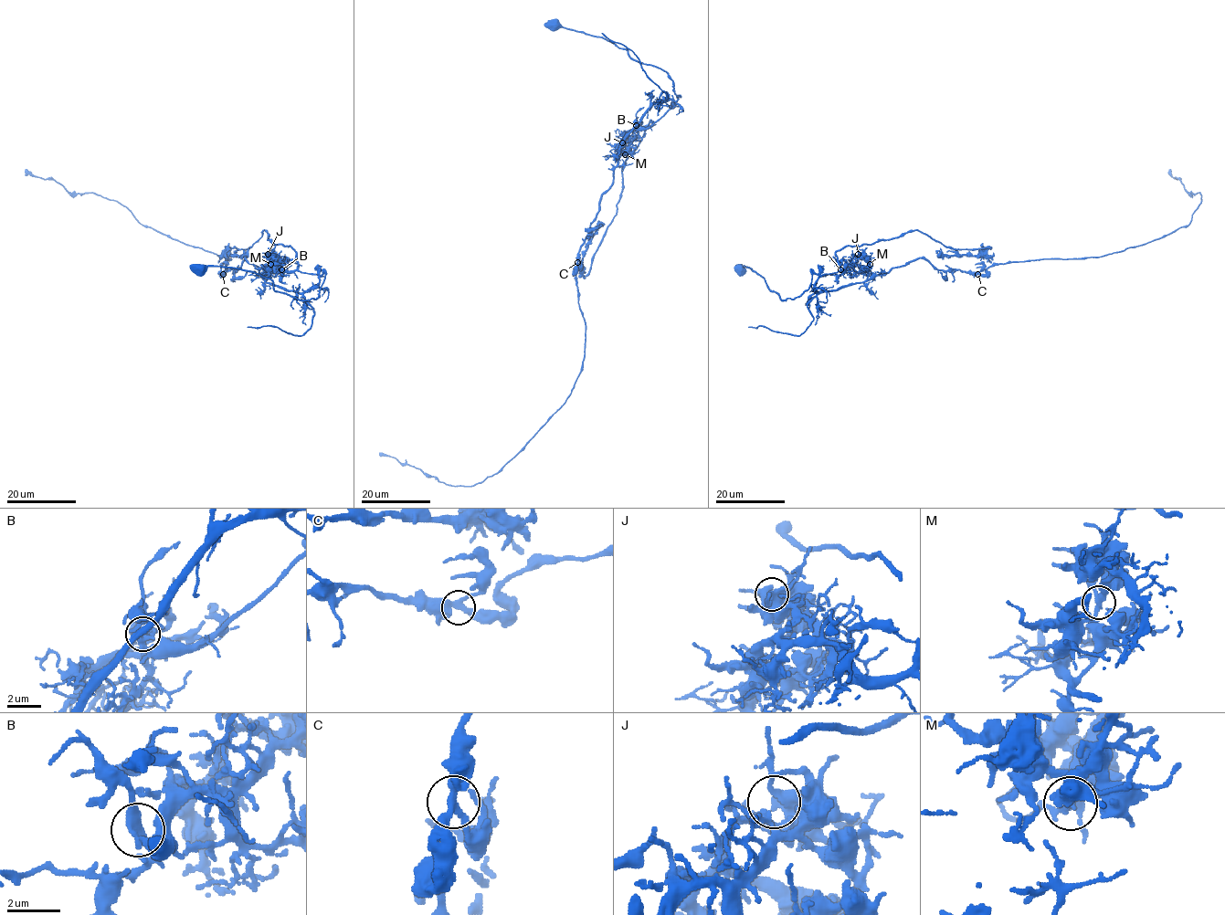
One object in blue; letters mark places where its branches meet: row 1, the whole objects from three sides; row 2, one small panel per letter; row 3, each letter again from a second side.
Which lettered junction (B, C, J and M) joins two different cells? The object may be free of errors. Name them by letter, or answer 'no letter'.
M

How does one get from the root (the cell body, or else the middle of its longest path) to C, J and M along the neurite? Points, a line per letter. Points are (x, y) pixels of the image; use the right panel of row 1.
C: (741, 268), (782, 299), (799, 297), (813, 273), (883, 274), (919, 257), (977, 274)
J: (741, 268), (759, 274), (782, 299), (795, 299), (808, 288), (813, 273), (843, 271), (861, 257), (858, 254)
M: (741, 268), (759, 274), (786, 299), (799, 297), (813, 273), (859, 271), (870, 264)

